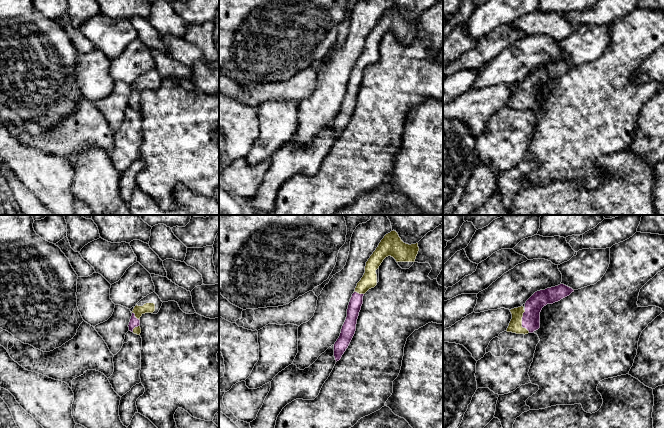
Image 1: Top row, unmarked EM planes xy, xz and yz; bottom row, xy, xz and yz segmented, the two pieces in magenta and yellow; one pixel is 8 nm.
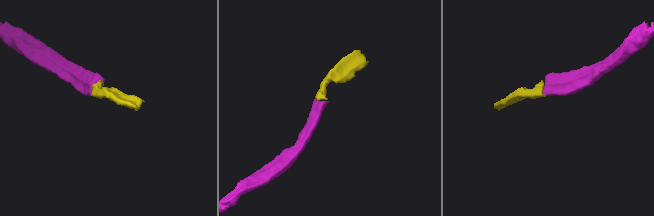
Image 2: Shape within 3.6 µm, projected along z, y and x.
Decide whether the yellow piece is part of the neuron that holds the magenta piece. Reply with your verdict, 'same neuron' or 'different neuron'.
same neuron

